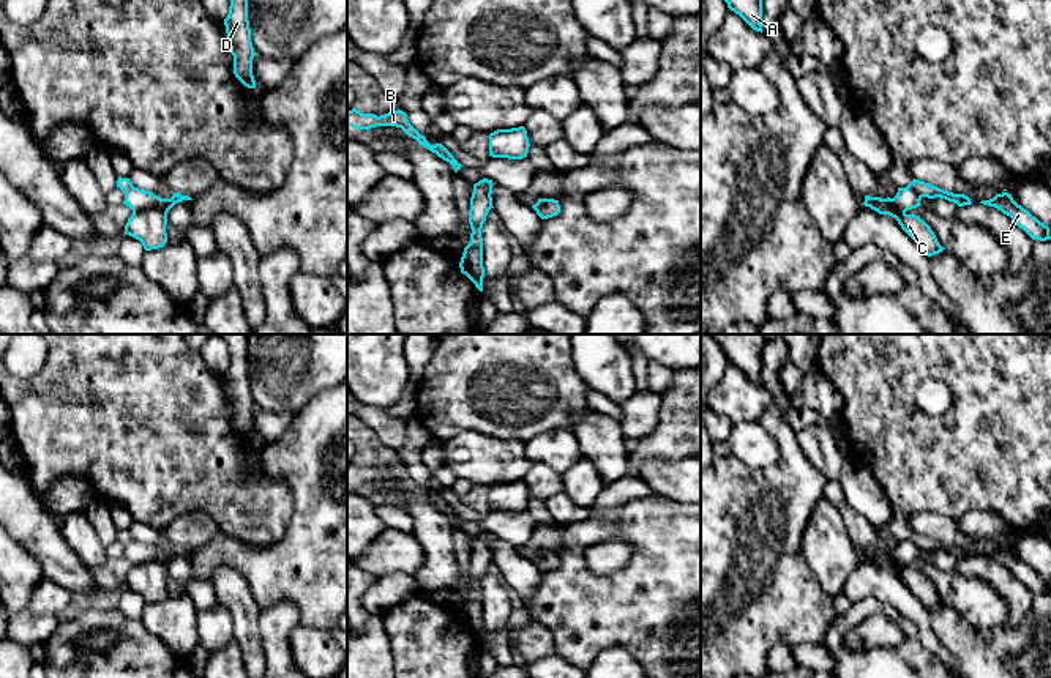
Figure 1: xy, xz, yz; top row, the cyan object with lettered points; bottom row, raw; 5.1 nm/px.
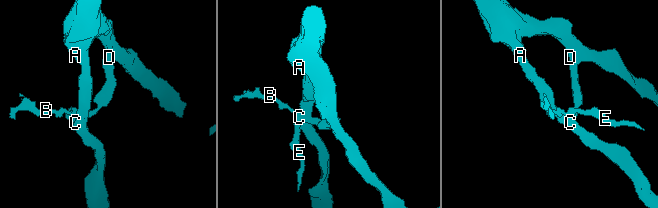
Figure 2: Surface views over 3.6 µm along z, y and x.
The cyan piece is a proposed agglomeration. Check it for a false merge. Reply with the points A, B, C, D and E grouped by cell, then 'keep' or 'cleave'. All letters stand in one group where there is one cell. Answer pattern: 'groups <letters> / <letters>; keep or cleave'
groups A B C D / E; cleave

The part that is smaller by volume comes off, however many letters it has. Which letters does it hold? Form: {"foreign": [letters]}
{"foreign": ["E"]}

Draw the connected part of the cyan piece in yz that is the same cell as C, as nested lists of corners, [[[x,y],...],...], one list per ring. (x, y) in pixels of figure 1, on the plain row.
[[[909,539],[898,541],[893,552],[881,552],[865,549],[865,560],[877,564],[879,568],[888,568],[898,574],[901,582],[920,599],[920,602],[928,609],[942,605],[942,601],[931,583],[931,580],[915,568],[907,568],[907,563],[920,560],[922,549],[917,547]]]

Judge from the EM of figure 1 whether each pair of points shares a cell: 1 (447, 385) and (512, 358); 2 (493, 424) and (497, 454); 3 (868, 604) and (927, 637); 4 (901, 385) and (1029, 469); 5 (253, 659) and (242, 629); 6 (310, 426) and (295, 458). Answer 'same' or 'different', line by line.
1: same
2: different
3: different
4: same
5: same
6: same

